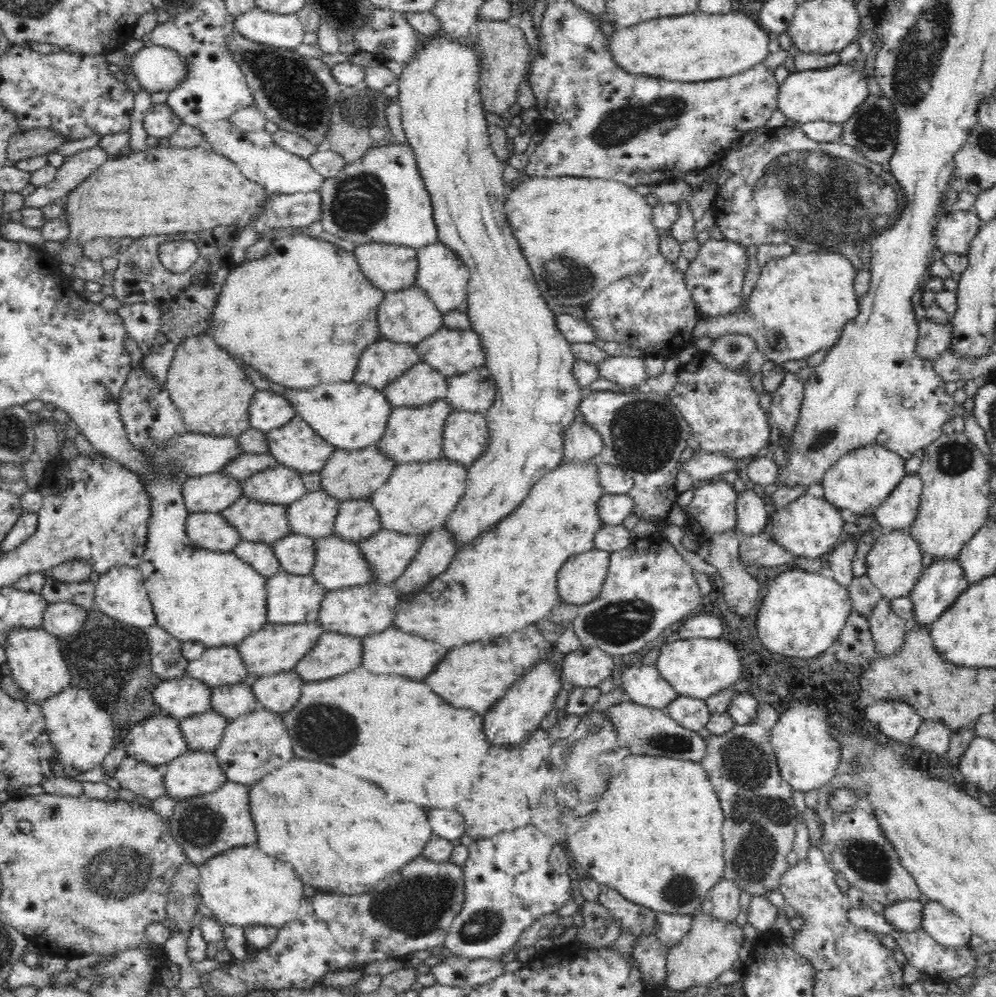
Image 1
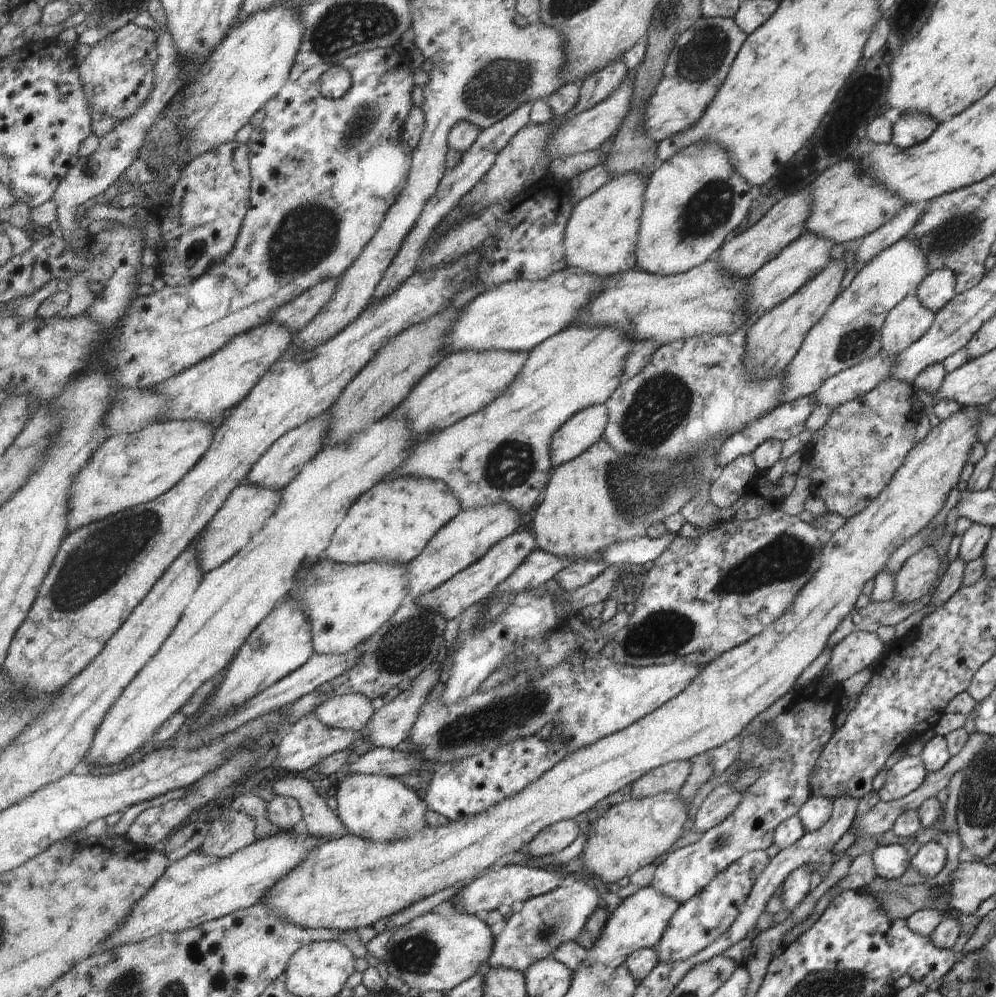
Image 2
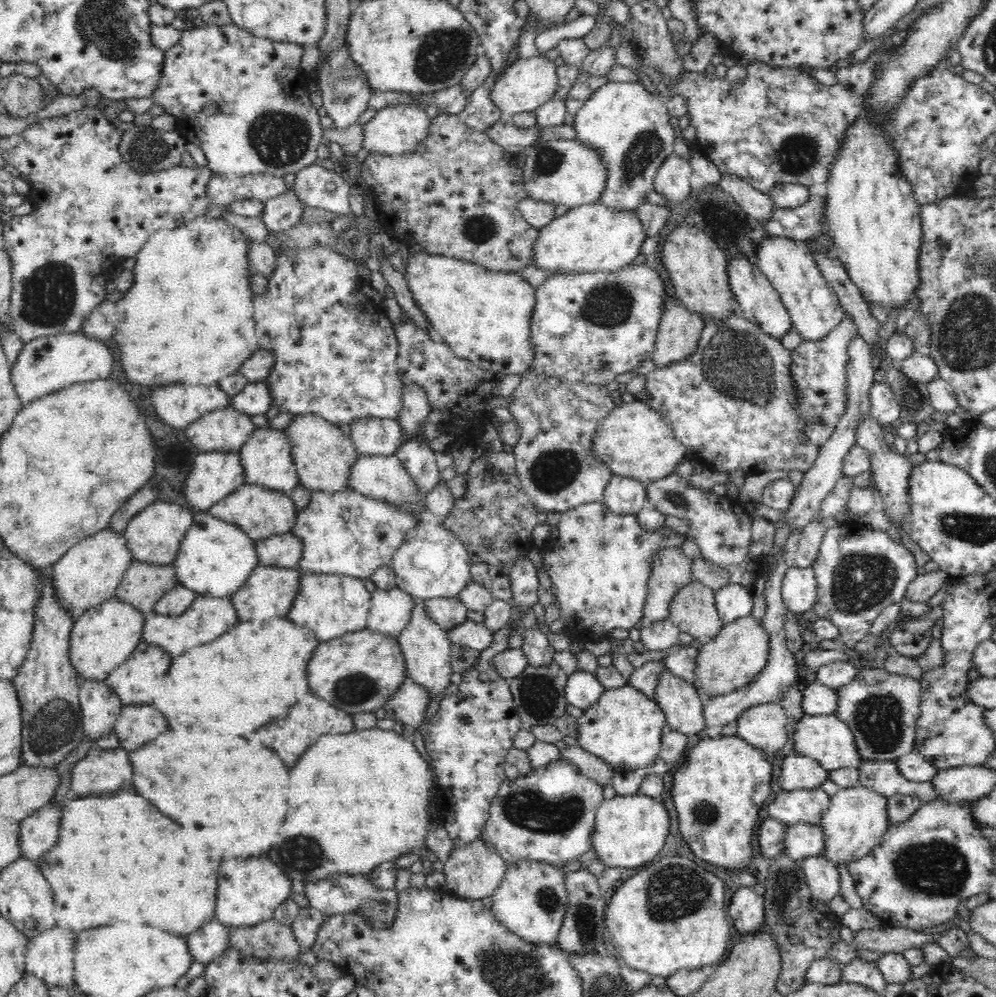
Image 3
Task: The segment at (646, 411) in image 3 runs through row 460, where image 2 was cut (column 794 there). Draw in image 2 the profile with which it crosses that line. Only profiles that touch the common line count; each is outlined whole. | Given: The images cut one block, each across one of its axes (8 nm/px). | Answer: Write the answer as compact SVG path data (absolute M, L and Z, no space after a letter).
M960 406L957 412L939 421L937 426L931 427L926 436L905 455L903 464L893 473L877 498L861 512L849 517L820 548L819 568L813 573L811 580L799 589L789 608L747 642L706 663L688 688L660 709L654 710L622 731L569 753L538 781L482 813L451 821L445 826L427 825L411 838L391 842L372 841L356 834L329 839L307 859L300 860L301 866L282 879L263 903L274 906L280 915L285 915L295 924L304 927L353 931L374 926L377 921L389 918L416 902L459 885L460 882L470 883L478 875L491 869L500 858L523 852L548 826L571 820L577 814L595 808L597 802L623 790L625 786L632 786L648 772L671 761L688 761L691 757L706 753L710 748L735 739L759 712L763 712L782 694L792 690L797 676L820 654L825 647L826 638L853 608L863 584L882 570L885 561L899 545L921 531L939 509L943 508L949 490L960 480L959 473L966 466L969 451L978 441L976 436L979 417L980 410L976 406Z

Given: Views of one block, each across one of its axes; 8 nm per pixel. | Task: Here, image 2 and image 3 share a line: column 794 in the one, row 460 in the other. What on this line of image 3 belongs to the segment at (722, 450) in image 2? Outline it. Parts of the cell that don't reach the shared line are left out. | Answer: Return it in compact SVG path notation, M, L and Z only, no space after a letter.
M419 435L404 442L395 452L408 475L415 481L417 492L422 497L430 494L441 482L434 452Z

